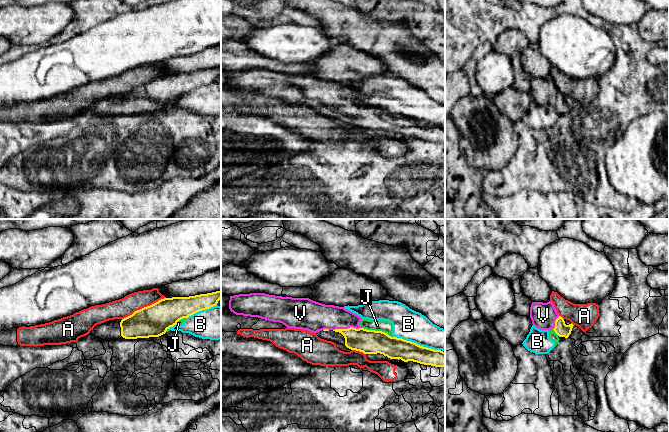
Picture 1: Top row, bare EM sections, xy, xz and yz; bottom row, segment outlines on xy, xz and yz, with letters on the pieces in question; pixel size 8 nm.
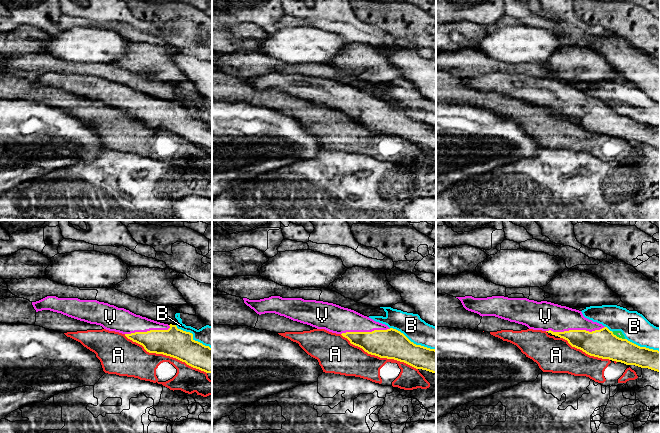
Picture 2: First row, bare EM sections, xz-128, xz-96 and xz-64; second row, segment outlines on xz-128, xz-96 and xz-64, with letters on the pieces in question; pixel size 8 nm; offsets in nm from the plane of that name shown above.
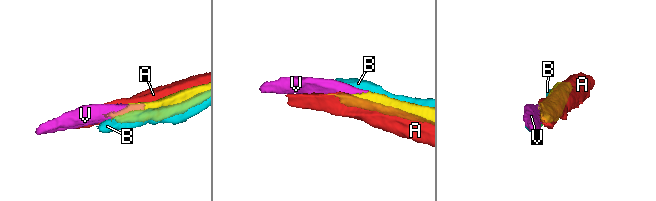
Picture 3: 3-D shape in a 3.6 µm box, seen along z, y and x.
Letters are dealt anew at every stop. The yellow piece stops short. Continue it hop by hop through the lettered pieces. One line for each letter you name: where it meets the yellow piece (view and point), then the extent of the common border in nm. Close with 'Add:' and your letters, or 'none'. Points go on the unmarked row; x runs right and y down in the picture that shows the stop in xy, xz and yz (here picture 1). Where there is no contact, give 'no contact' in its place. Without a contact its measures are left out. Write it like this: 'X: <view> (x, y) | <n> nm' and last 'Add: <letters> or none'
V: xz (348, 104) | 240 nm
Add: V

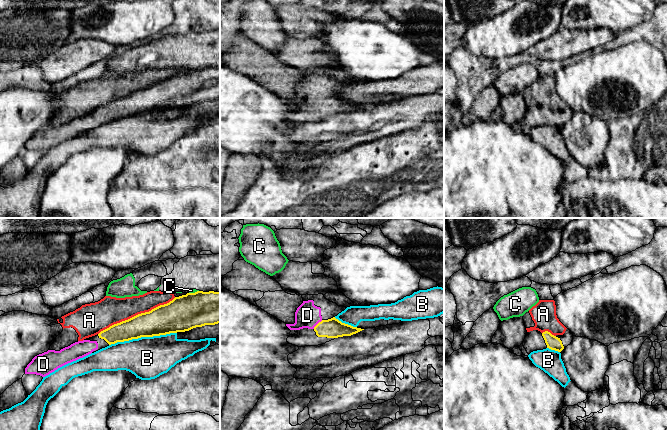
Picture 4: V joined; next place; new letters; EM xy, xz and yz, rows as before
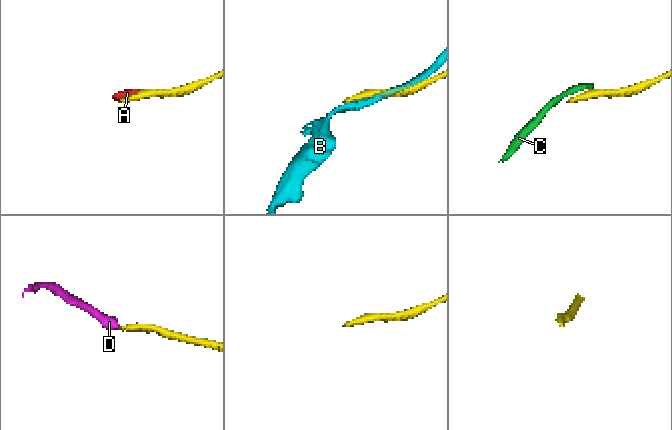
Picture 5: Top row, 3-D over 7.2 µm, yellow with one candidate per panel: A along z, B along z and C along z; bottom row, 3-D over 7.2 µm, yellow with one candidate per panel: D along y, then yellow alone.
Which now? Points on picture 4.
D: xz (317, 100) | 100 nm
Add: D

